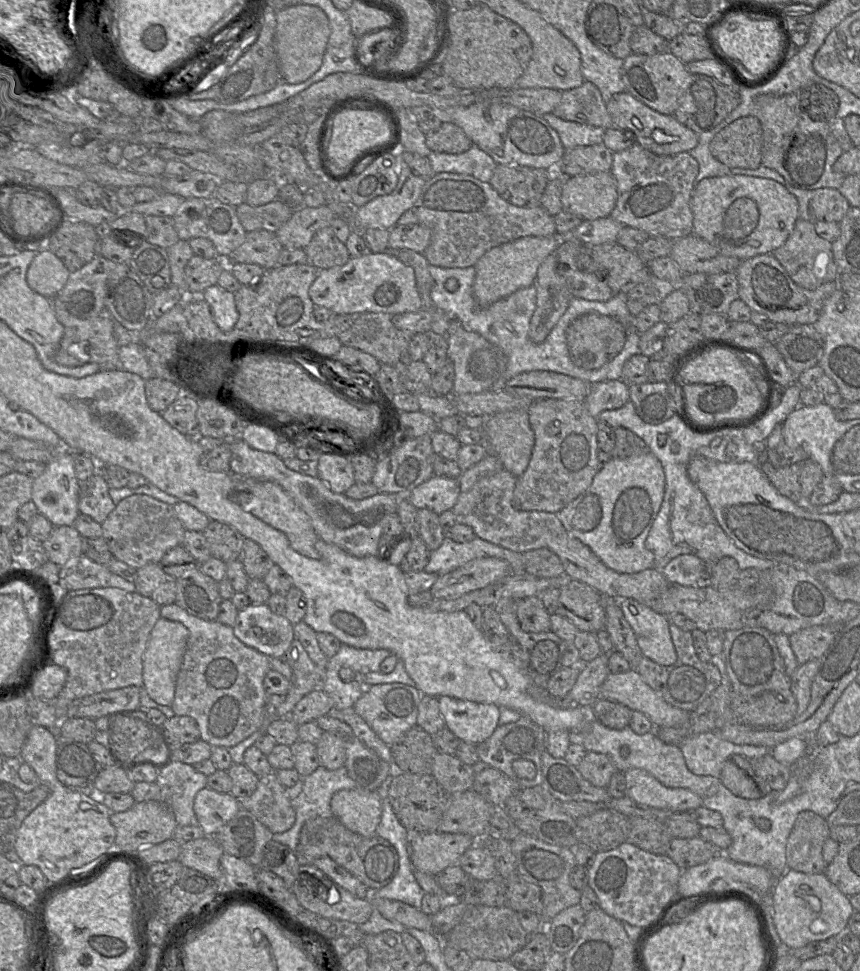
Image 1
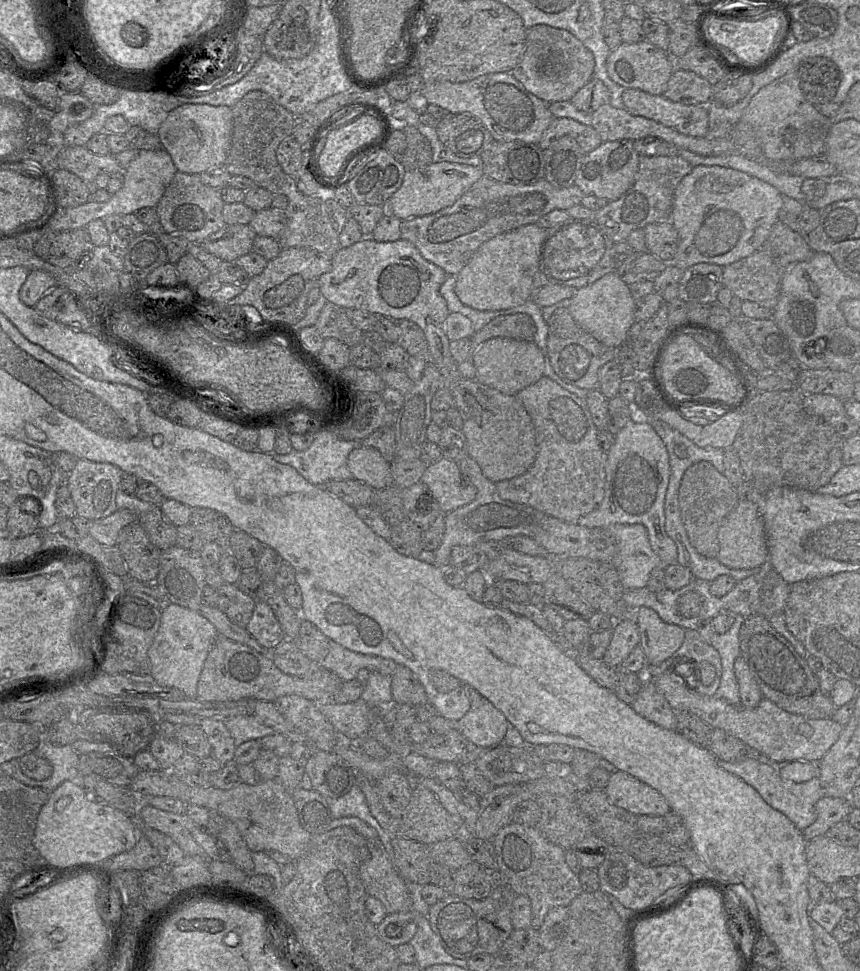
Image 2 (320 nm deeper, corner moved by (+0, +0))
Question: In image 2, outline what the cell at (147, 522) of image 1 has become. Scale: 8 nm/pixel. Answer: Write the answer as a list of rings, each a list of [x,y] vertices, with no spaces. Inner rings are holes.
[[[118,509],[113,514],[88,522],[88,533],[97,542],[106,546],[115,546],[120,531],[127,525],[136,522],[138,515],[129,509]]]

